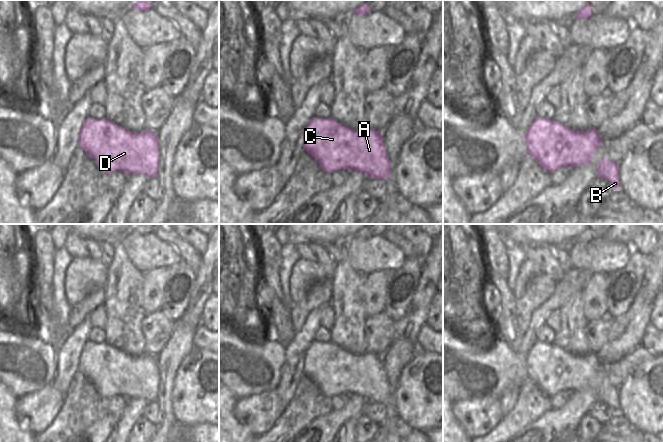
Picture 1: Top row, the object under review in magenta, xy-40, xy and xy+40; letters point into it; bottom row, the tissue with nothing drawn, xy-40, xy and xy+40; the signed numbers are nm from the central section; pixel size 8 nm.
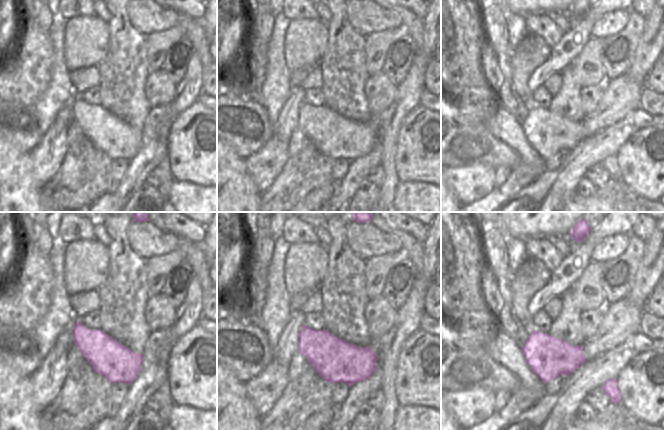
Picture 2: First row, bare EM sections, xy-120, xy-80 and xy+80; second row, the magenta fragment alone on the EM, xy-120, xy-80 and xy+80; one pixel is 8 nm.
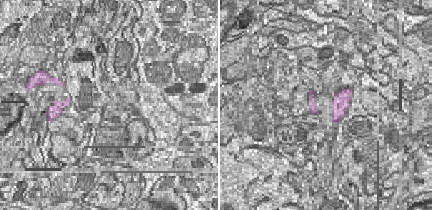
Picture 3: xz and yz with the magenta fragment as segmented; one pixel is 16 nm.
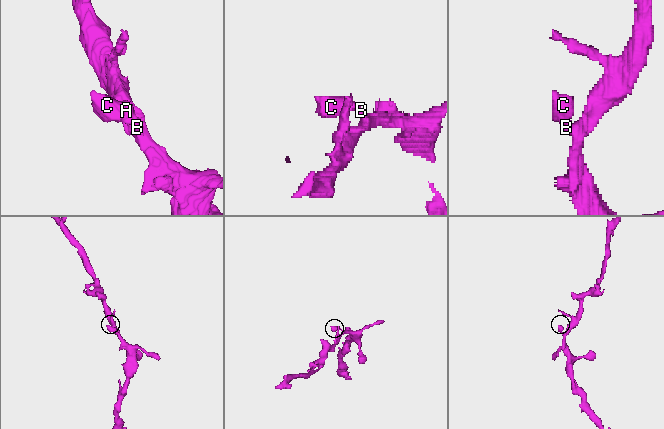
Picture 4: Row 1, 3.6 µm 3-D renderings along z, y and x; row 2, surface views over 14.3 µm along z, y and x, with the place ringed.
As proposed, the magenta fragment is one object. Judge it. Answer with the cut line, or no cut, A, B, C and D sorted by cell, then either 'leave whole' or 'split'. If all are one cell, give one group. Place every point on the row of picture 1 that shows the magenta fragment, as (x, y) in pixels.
cut none; groups A B C D; leave whole

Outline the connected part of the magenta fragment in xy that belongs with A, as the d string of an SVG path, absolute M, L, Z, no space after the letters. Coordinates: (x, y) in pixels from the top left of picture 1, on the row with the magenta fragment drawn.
M331 117L311 118L303 136L303 151L326 173L348 169L383 180L391 174L381 131L354 131Z

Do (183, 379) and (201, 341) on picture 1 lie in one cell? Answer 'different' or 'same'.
different

